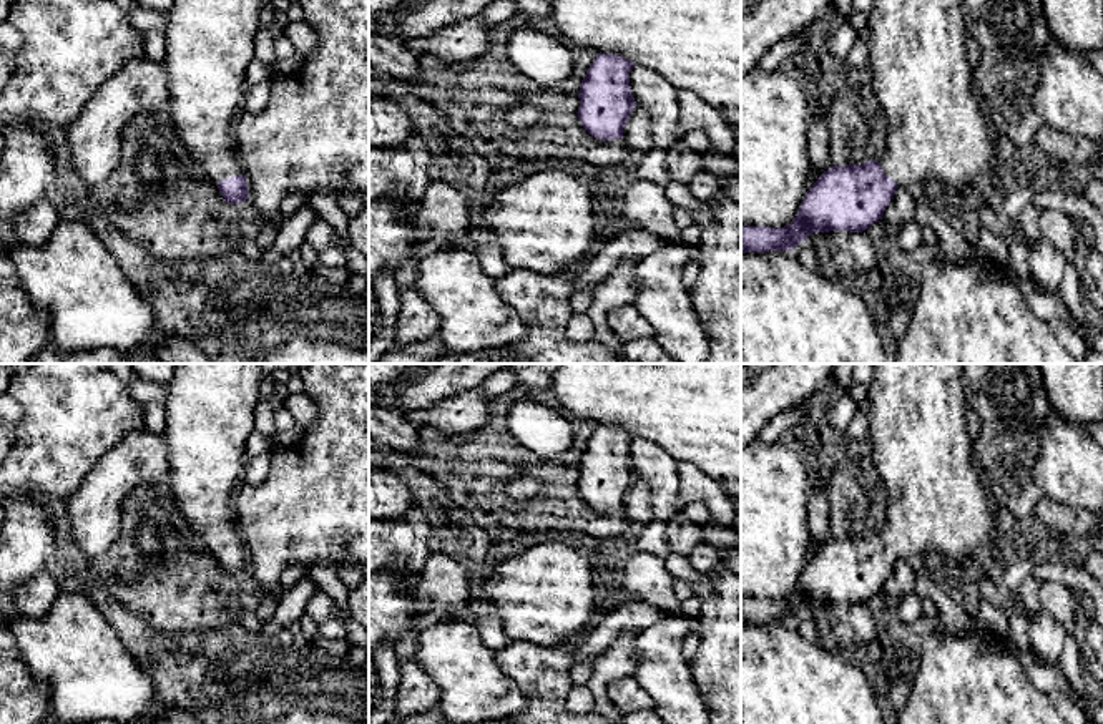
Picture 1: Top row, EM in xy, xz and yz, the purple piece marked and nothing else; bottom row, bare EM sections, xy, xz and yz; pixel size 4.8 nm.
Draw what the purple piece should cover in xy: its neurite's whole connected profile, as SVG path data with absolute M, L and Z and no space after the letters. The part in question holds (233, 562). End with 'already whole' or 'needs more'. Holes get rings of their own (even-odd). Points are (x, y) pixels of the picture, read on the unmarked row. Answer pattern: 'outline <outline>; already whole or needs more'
outline M174 364L174 375L166 387L166 428L161 437L169 452L169 490L189 526L206 541L206 551L214 555L223 571L231 576L249 571L248 553L238 531L233 497L243 483L248 458L246 440L254 432L254 410L261 399L262 377L262 364Z; needs more

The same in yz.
outline M872 364L867 387L869 442L865 463L872 482L887 493L885 525L879 533L831 538L806 565L789 598L743 598L743 624L792 623L812 604L862 604L877 594L899 558L935 555L970 578L1003 566L1013 541L997 531L995 515L973 465L967 432L963 364Z; needs more

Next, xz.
outline M596 425L578 470L578 490L593 510L610 513L623 510L623 503L636 475L630 462L630 443L635 438L616 425Z; already whole

